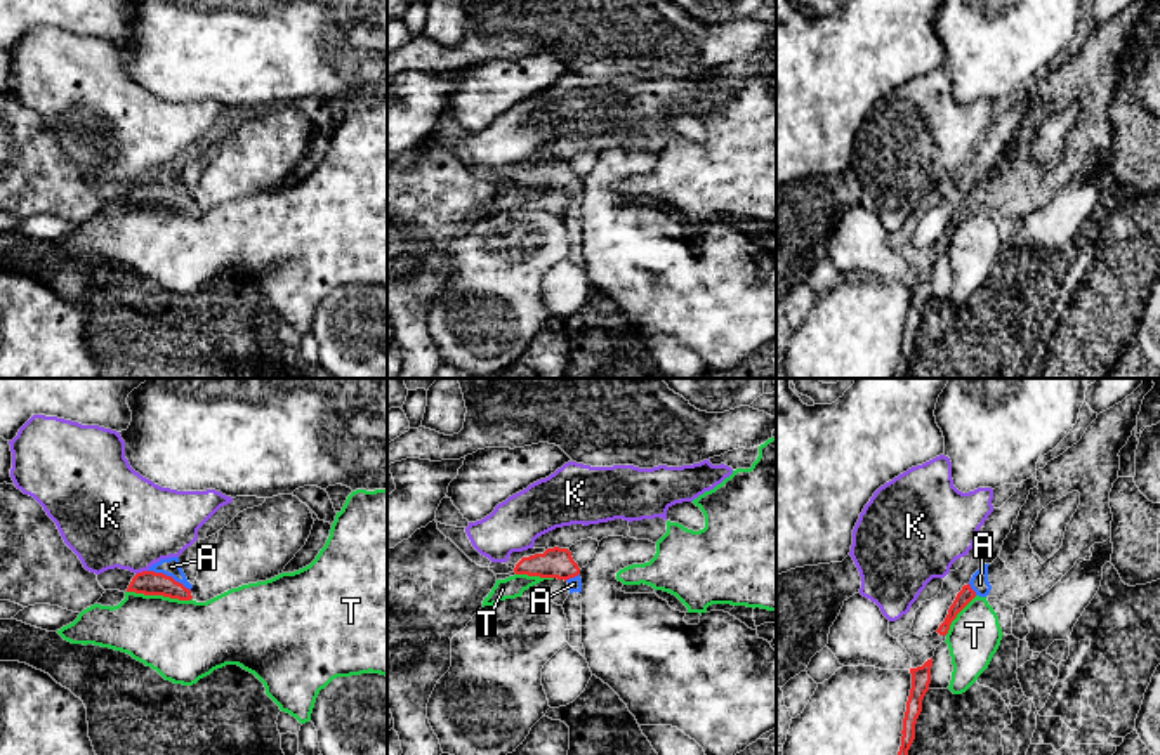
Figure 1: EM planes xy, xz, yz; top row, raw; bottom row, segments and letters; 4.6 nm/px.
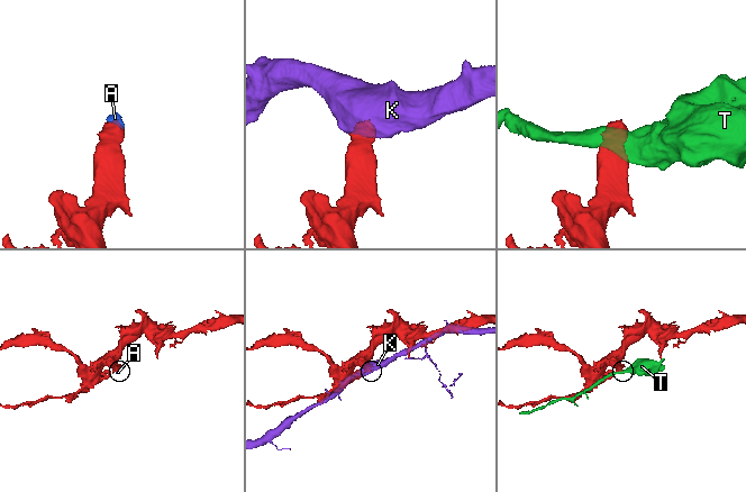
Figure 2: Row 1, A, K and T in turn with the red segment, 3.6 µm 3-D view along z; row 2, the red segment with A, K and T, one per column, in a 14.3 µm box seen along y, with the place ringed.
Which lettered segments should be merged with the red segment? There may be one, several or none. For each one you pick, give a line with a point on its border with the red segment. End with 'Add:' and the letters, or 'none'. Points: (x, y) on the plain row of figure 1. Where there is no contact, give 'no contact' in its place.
A: contact xy (169, 188)
Add: A

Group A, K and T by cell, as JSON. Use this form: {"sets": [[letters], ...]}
{"sets": [["A"], ["K"], ["T"]]}

